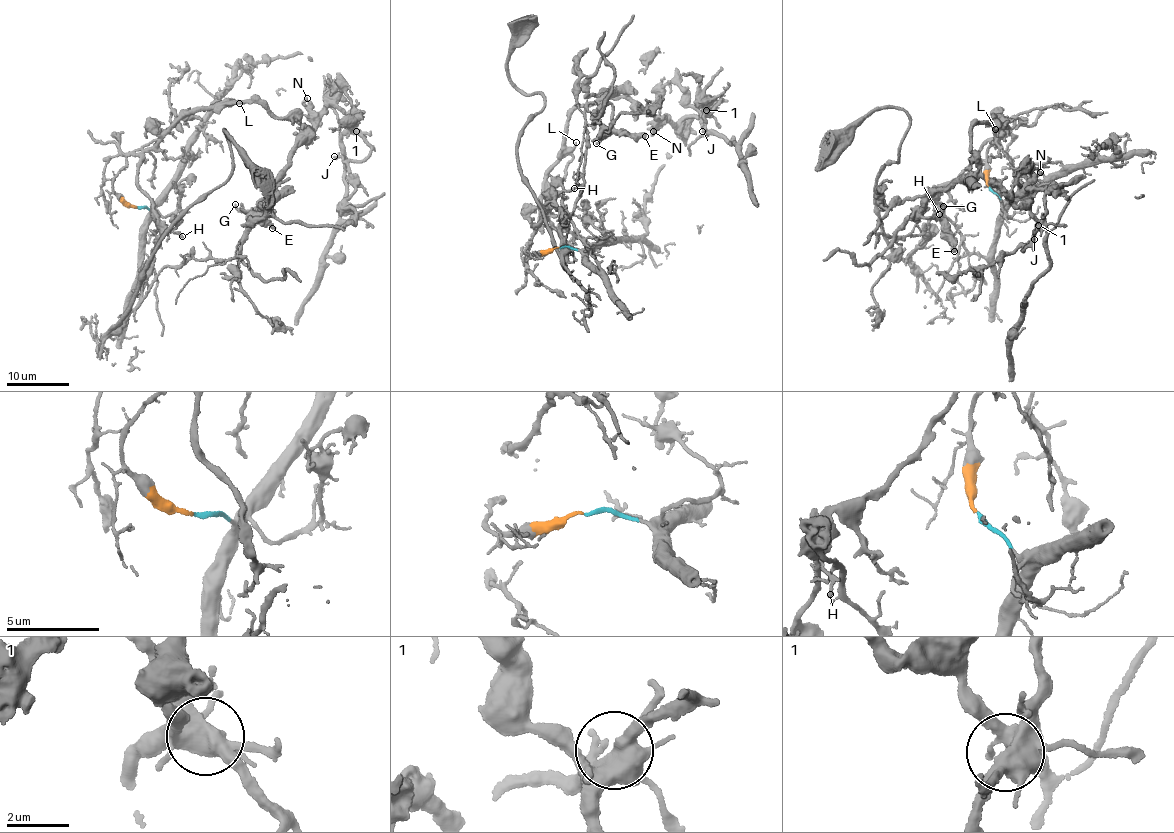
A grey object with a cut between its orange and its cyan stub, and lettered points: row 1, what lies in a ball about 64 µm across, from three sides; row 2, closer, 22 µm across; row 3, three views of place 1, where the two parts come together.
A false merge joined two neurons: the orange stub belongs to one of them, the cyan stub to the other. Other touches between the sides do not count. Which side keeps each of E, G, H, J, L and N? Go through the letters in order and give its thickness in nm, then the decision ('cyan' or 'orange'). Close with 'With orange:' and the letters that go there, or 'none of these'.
E: 320 nm | orange
G: 130 nm | orange
H: 190 nm | orange
J: 200 nm | orange
L: 220 nm | orange
N: 240 nm | orange
With orange: E, G, H, J, L, N

